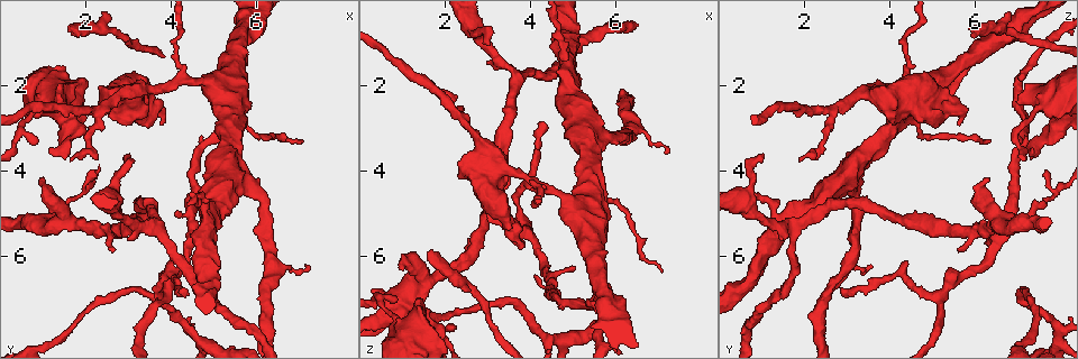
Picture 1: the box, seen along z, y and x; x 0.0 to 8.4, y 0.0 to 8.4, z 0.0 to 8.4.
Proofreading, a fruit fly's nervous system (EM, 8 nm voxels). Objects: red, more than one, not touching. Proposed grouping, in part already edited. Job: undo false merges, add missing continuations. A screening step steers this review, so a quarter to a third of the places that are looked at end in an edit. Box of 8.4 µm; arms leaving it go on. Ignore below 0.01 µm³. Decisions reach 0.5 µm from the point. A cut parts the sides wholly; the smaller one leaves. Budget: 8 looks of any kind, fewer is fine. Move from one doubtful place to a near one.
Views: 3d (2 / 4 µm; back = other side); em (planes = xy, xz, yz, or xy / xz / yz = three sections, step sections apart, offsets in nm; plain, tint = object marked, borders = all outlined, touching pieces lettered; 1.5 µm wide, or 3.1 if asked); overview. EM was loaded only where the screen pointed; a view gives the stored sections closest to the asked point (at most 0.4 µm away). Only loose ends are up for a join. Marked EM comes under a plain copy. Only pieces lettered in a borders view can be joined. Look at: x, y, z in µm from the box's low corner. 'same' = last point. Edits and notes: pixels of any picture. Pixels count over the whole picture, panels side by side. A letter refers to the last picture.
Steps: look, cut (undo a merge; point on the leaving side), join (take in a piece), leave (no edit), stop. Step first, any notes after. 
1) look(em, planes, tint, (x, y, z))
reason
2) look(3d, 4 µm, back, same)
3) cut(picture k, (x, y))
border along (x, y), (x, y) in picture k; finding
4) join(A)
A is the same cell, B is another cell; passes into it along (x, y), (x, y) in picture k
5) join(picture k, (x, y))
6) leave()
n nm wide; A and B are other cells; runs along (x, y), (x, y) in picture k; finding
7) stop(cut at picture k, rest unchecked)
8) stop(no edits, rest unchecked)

look(3d, 4 µm, (4.20, 1.85, 4.45))
three arms meet

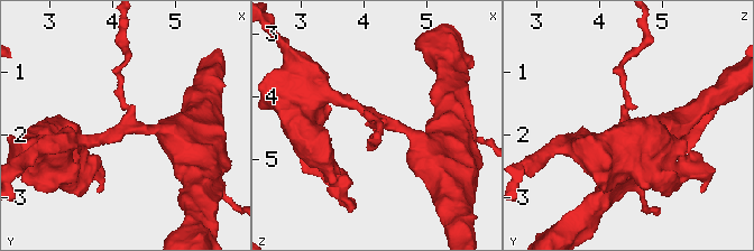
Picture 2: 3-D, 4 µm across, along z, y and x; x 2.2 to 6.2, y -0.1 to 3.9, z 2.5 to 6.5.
look(em, yz, step 4, tint, (4.25, 1.90, 4.35))
shape alone is not enough

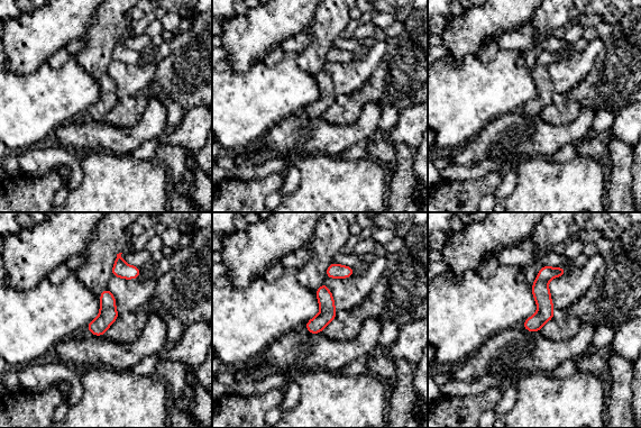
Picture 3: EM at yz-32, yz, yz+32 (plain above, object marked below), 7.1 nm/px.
look(em, planes, borders, same)

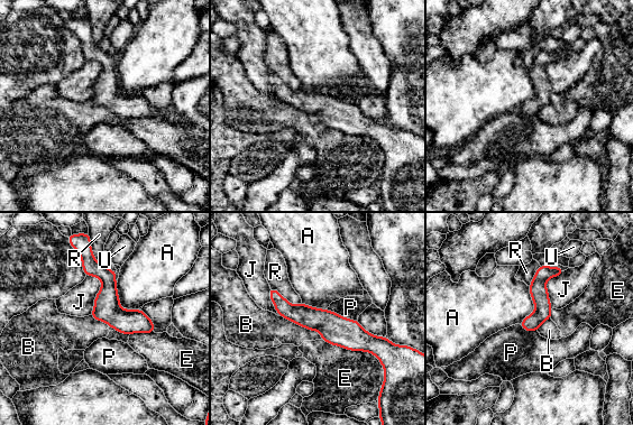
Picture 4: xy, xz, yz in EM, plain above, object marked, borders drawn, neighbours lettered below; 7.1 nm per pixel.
leave()
A, B, E, J, P, R and U are other cells; runs along (272, 292), (293, 313), (381, 343) in picture 4; one cell here

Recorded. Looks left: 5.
look(3d, 4 µm, (1.40, 2.40, 7.00))
thick end

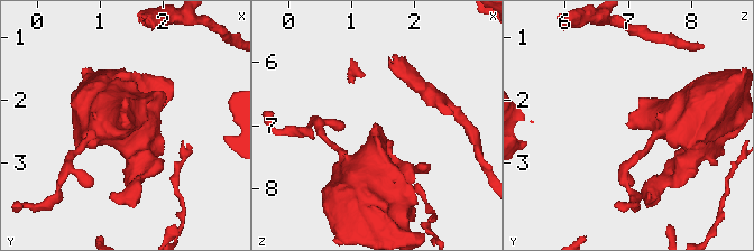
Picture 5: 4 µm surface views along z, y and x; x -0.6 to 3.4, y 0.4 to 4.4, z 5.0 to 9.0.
look(em, planes, borders, (1.35, 2.45, 7.00))
need the tissue

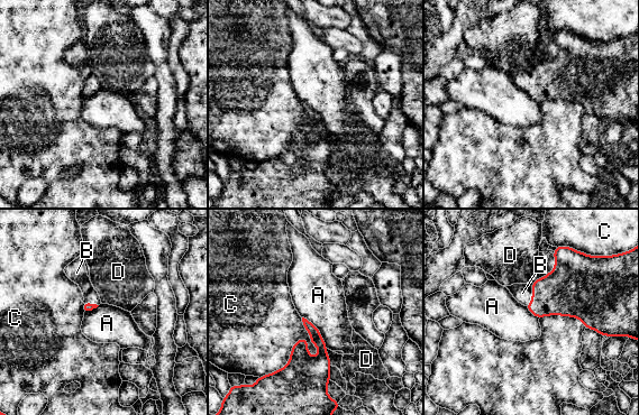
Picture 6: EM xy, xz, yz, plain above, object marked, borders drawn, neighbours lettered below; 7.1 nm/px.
join(picture 6, (522, 293))
C touches over 550 nm; B is the same cell, A, C and D are other cells; passes into it along (572, 288), (538, 279), (522, 293) in picture 6; the cell continues

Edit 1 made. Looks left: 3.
look(3d, 4 µm, (4.10, 5.00, 6.40))

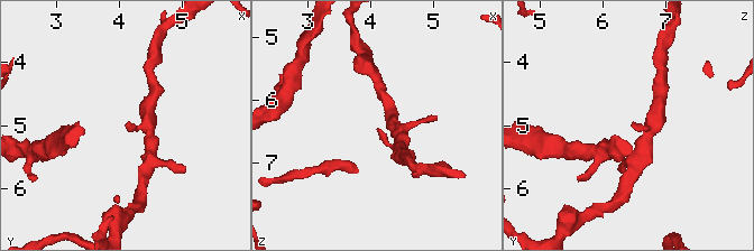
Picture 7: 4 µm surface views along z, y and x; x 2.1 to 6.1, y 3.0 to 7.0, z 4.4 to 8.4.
look(em, planes, borders, (4.15, 4.95, 6.45))
need the tissue

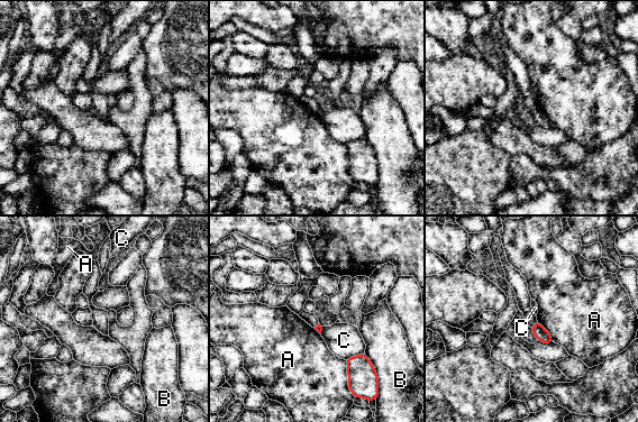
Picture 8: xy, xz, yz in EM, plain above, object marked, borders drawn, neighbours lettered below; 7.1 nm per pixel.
leave()
A, B and C are other cells; border along (364, 352), (345, 359) in picture 8; no lettered piece goes on from it

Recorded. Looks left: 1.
stop(join at picture 6, rest unchecked)

